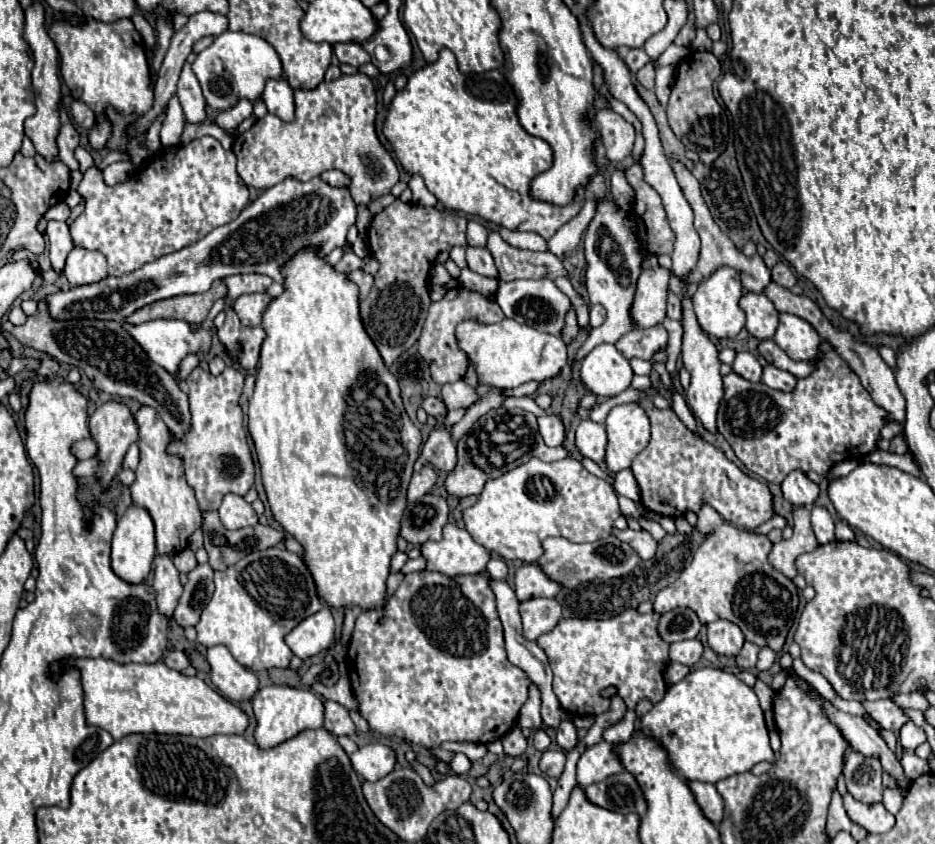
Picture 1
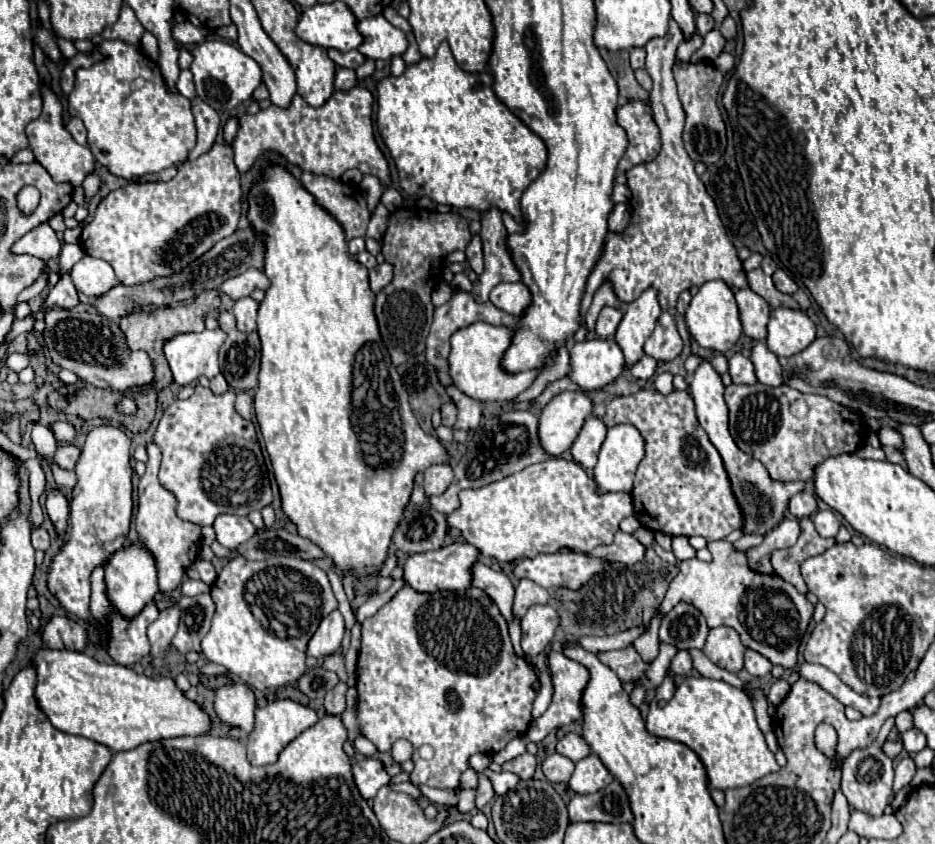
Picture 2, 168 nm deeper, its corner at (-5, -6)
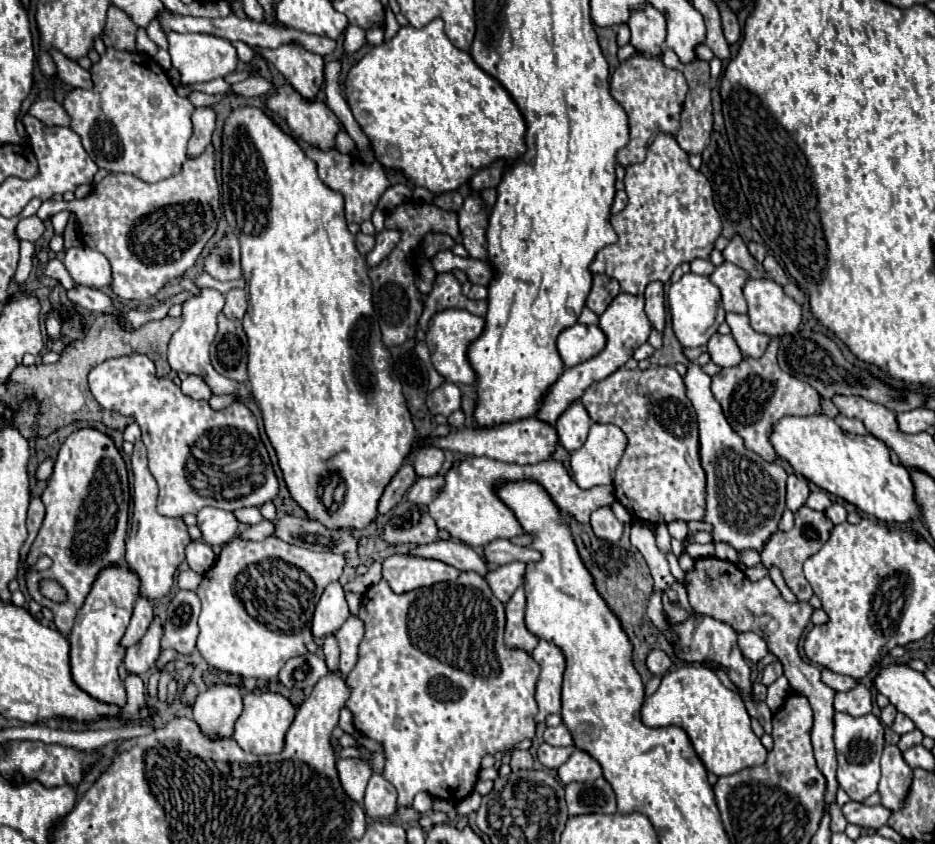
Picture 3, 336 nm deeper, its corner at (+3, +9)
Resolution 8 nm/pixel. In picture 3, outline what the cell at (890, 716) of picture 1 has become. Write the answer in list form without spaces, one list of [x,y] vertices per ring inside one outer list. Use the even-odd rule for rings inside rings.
[[[826,667],[820,669],[820,679],[822,679],[828,687],[832,687],[834,691],[850,691],[850,689],[856,687],[856,681],[854,681],[852,677],[848,677],[848,675],[840,675],[840,673],[834,673],[834,671],[826,669]]]

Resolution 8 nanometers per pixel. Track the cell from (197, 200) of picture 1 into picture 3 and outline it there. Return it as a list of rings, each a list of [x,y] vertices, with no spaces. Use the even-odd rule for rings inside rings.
[[[208,145],[200,157],[188,157],[178,175],[172,175],[158,183],[144,183],[142,179],[124,173],[106,175],[88,197],[70,201],[68,209],[78,217],[82,243],[86,247],[92,247],[94,251],[100,251],[110,261],[112,291],[120,299],[144,301],[156,295],[166,283],[180,279],[184,271],[194,265],[204,245],[216,231],[218,219],[222,217],[222,203],[220,187],[214,175],[214,149],[212,145]]]

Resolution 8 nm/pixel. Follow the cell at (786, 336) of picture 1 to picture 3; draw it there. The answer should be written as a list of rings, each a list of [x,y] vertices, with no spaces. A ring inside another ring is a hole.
[[[748,279],[742,287],[750,325],[758,333],[788,335],[794,333],[802,321],[802,307],[784,293],[772,279]]]

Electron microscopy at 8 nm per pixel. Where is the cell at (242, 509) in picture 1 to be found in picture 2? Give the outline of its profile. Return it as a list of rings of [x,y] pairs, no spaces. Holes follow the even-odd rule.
[[[220,514],[214,522],[216,540],[226,548],[236,548],[248,538],[252,538],[258,530],[248,520],[248,516],[236,516],[236,514]]]

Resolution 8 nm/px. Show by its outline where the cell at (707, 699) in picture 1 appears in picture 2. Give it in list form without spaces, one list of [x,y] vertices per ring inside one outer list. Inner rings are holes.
[[[704,676],[686,678],[664,708],[650,706],[646,730],[694,750],[706,768],[708,788],[740,788],[780,770],[774,754],[766,746],[762,730],[758,728],[750,696],[720,680]]]

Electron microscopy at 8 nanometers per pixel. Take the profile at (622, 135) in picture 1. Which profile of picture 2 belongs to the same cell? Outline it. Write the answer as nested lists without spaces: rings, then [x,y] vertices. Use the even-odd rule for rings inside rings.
[[[628,102],[626,106],[618,108],[616,122],[628,134],[628,148],[618,164],[620,170],[626,172],[636,164],[656,158],[660,150],[660,134],[652,118],[652,108],[648,104]]]

